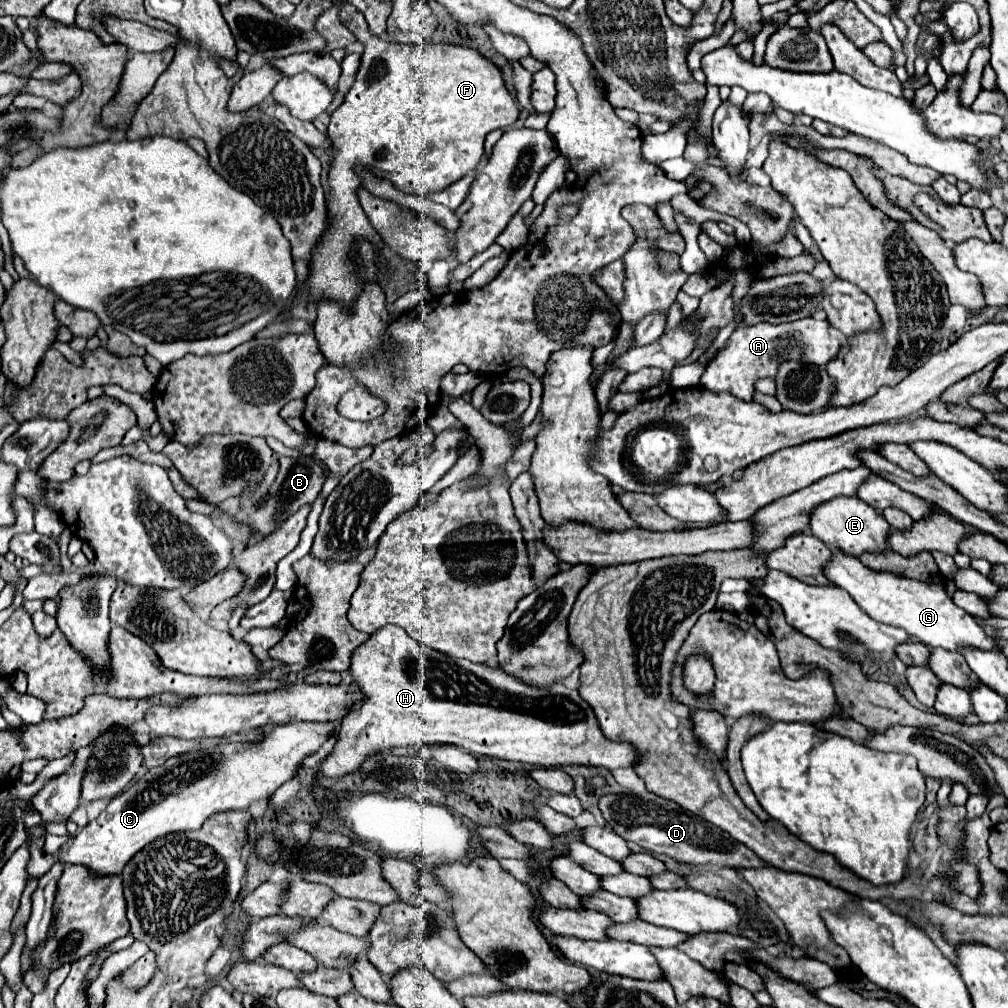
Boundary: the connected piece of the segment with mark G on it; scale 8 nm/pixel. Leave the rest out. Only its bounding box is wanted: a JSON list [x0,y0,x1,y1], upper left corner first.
[824,550,994,650]

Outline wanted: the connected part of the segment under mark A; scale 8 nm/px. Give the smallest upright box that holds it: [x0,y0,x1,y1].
[700,318,840,400]

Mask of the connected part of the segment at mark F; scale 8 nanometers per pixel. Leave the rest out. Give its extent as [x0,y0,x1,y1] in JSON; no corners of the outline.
[304,2,518,308]

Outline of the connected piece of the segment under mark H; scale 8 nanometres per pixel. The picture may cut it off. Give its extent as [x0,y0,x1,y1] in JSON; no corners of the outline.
[322,625,640,778]

